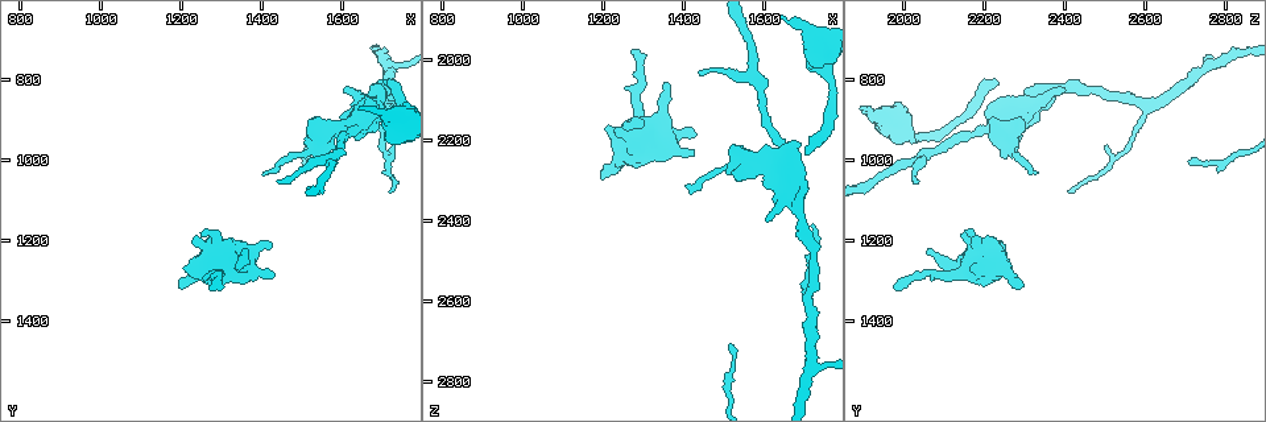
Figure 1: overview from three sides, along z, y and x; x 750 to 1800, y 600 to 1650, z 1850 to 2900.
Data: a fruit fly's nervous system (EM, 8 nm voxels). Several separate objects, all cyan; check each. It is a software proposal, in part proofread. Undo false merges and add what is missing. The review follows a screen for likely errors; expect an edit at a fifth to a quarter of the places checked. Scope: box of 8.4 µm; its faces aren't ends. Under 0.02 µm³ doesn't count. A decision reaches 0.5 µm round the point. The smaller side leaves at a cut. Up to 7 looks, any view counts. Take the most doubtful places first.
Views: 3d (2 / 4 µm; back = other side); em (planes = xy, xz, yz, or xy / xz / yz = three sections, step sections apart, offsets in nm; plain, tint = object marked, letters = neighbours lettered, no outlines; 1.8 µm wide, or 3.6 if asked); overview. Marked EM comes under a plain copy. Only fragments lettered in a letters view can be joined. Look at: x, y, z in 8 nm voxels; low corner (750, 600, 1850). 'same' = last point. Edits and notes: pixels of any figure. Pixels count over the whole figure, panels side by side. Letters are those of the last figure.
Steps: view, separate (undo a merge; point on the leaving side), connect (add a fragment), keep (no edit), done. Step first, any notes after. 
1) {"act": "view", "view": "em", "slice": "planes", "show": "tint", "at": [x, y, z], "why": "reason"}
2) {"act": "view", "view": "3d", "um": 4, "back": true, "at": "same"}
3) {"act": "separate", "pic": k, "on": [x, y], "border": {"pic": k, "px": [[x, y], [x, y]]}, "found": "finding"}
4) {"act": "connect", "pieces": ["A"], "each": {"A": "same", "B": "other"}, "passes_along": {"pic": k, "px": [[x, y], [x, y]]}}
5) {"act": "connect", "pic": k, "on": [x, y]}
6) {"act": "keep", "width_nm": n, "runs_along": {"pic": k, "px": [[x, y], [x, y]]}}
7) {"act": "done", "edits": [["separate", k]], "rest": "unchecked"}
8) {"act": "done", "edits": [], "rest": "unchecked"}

{"act": "view", "view": "em", "slice": "xz", "step": 4, "show": "letters", "at": [1285, 1315, 1975], "why": "tapers out"}

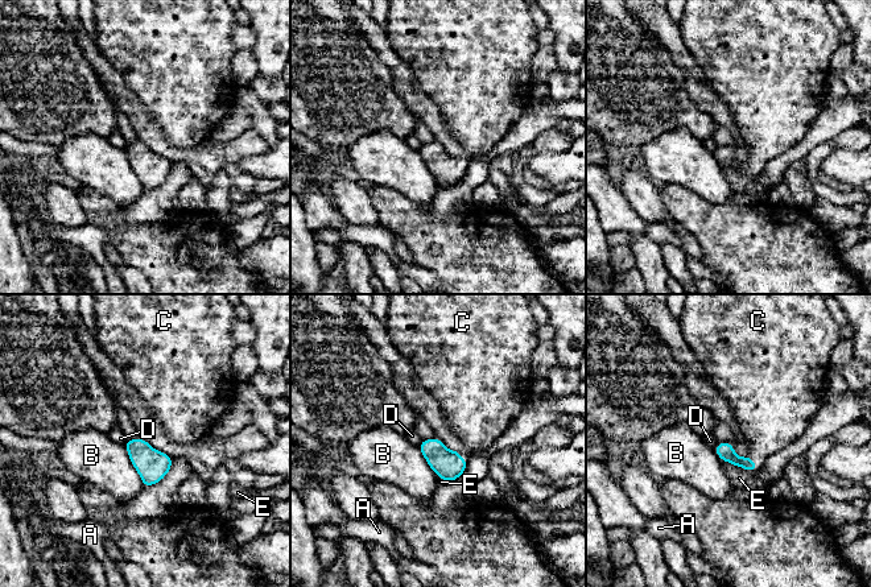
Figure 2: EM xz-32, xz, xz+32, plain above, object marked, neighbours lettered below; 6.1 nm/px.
{"act": "view", "view": "em", "slice": "planes", "show": "letters", "at": "same", "why": "another direction"}

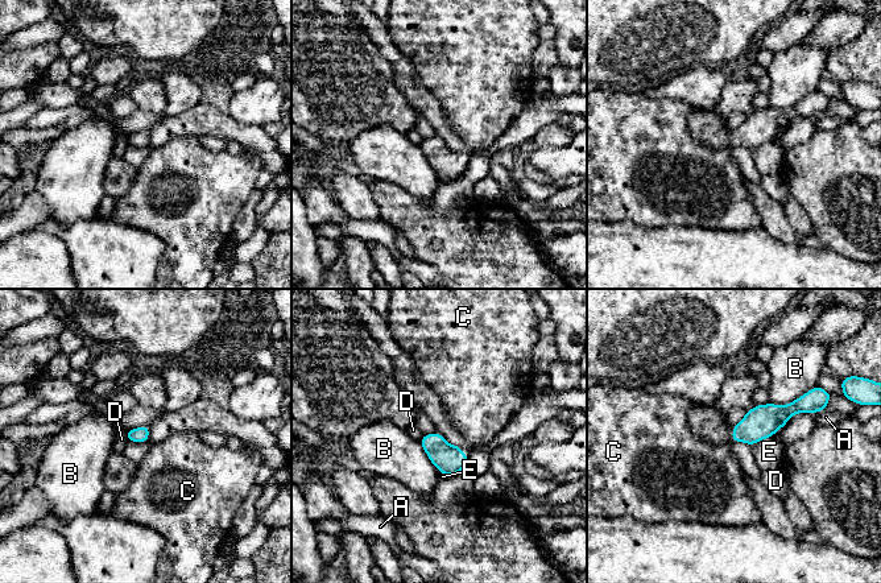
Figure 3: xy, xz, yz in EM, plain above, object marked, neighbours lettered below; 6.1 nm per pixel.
{"act": "connect", "pieces": ["C"], "width_nm": 100, "longest_contact_nm": ["B", 280], "each": {"A": "other", "B": "other", "C": "same", "D": "other", "E": "other"}, "found": "the cell continues"}

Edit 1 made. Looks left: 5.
{"act": "view", "view": "3d", "um": 4, "at": [1425, 1220, 2220], "why": "branch stops here"}

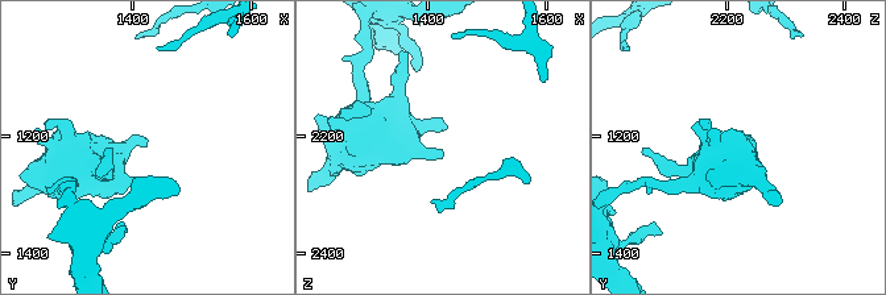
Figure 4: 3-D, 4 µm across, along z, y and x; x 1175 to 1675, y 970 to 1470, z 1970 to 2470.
{"act": "view", "view": "em", "slice": "planes", "show": "letters", "at": [1425, 1215, 2225]}

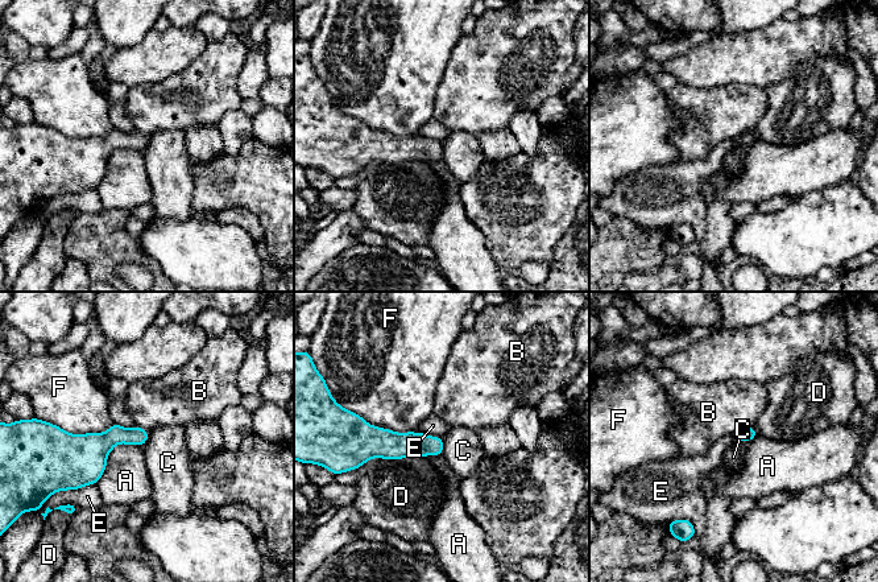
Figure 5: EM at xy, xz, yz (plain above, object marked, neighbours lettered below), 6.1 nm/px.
{"act": "keep", "each": {"A": "other", "B": "other", "C": "other", "D": "other", "E": "other", "F": "other"}, "border": {"pic": 5, "px": [[440, 437], [442, 454]]}, "found": "none of them fits"}

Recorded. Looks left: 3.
{"act": "view", "view": "em", "slice": "planes", "show": "letters", "at": [1200, 1310, 2300], "why": "free end"}

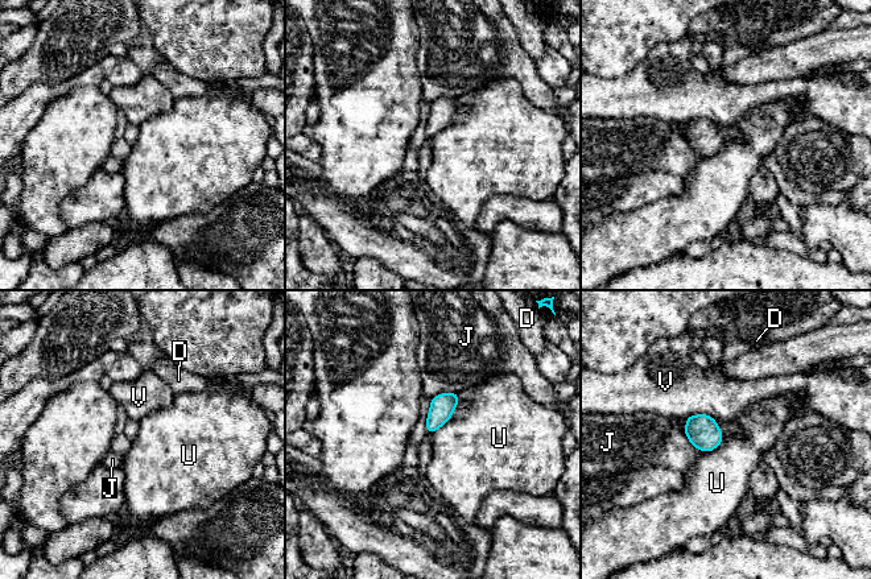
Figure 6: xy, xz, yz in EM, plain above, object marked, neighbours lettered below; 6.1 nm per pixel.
{"act": "keep", "width_nm": 140, "each": {"D": "other", "J": "other", "U": "other", "V": "other"}, "border": {"pic": 6, "px": [[458, 393], [453, 416], [429, 434]]}, "found": "no lettered fragment goes on from it"}

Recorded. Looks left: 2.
{"act": "done", "edits": [["connect", 3]], "rest": "unchecked"}

